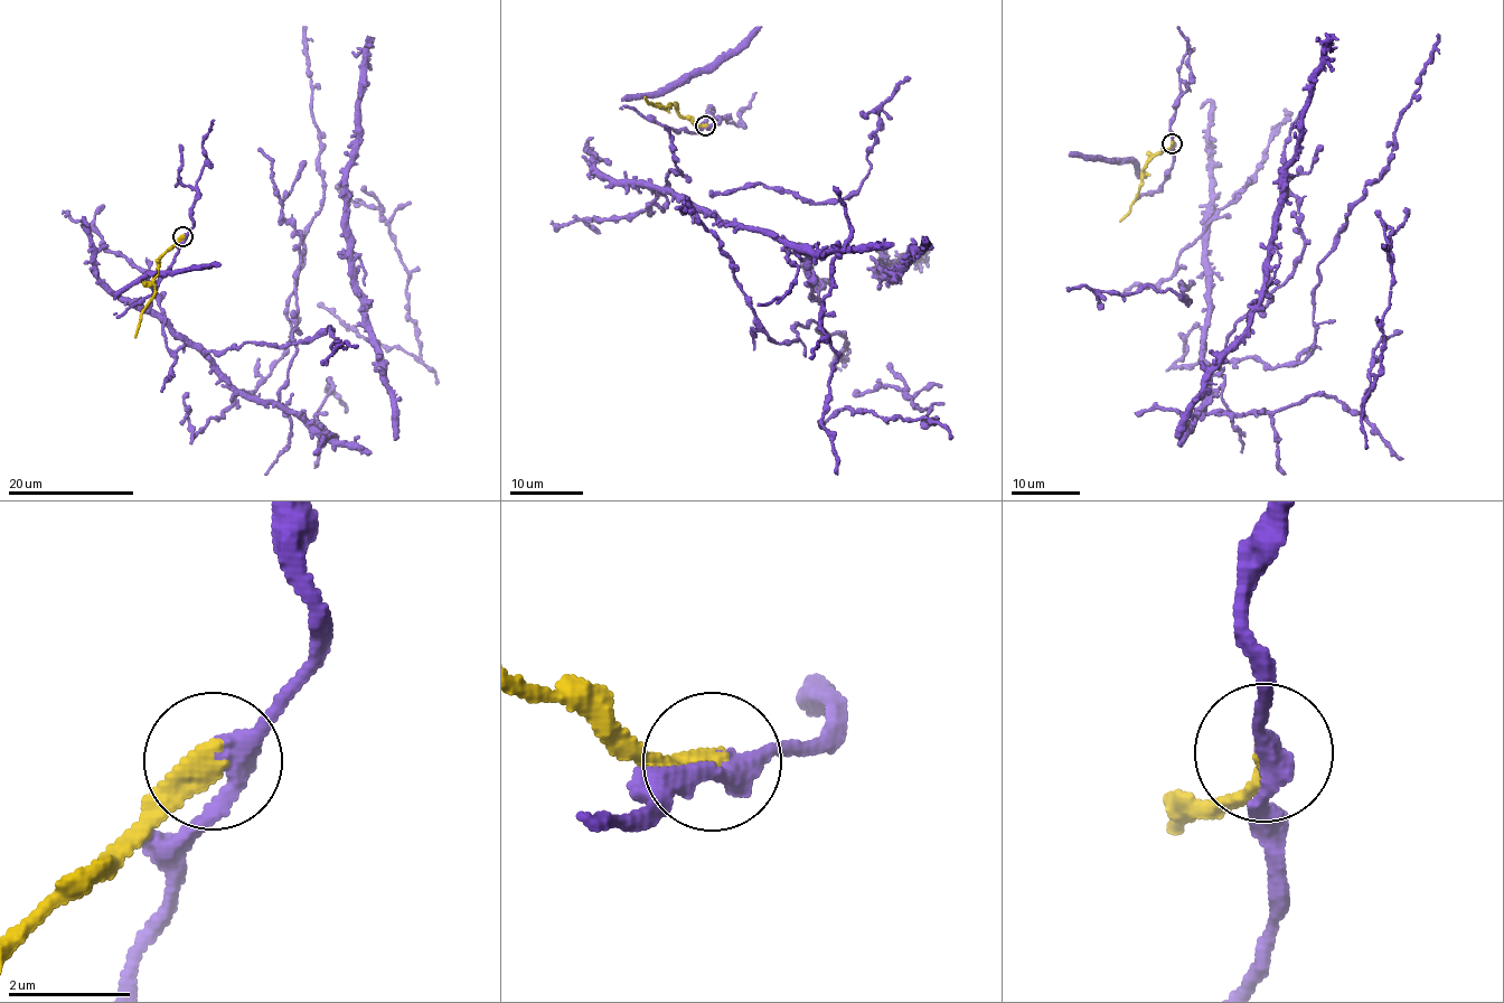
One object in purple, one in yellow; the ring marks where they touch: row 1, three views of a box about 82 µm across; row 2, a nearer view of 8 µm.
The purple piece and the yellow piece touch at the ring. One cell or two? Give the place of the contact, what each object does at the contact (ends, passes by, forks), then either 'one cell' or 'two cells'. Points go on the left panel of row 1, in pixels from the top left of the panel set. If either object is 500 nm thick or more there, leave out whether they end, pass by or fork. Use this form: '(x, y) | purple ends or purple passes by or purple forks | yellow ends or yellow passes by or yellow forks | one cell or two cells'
(182, 236) | purple passes by | yellow ends | two cells

